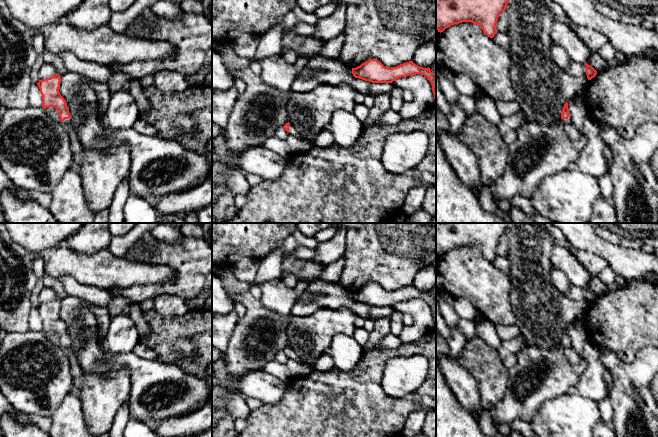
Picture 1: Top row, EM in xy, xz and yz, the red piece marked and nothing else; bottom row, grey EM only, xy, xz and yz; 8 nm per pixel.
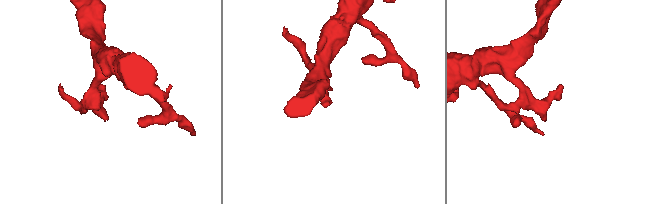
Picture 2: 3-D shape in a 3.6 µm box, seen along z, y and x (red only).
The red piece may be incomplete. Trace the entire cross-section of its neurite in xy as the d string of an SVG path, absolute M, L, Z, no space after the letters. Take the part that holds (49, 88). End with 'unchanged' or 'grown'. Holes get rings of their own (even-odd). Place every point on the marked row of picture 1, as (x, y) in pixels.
M56 74L50 78L39 80L37 83L42 95L42 107L55 107L58 111L61 122L65 125L72 125L72 118L67 103L59 92L61 76Z | grown

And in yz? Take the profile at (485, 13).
M436 0L436 29L443 32L451 25L471 22L493 38L498 32L499 14L506 10L509 0Z | unchanged

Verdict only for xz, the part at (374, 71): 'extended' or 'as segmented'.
as segmented

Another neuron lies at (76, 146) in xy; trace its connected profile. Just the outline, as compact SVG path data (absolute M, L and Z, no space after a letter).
M61 122L65 131L67 132L70 143L71 143L71 149L74 155L74 162L73 162L73 168L78 169L82 163L83 160L83 146L74 130L74 128L71 125L65 125L63 122Z

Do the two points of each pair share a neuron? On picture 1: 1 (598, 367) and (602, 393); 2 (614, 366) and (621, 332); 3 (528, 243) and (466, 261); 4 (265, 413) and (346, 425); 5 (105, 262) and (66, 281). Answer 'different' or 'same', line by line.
1: same
2: different
3: different
4: same
5: different

